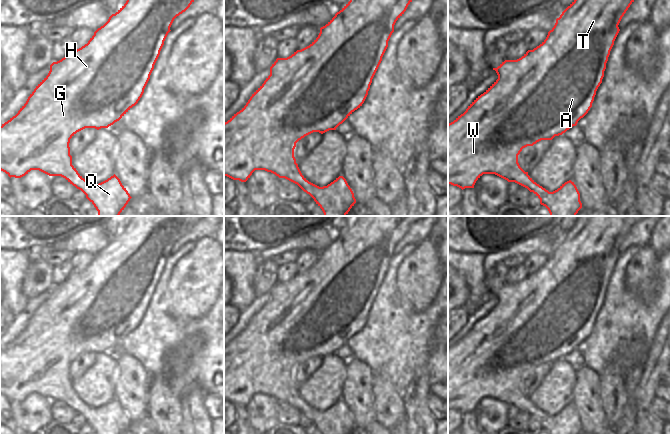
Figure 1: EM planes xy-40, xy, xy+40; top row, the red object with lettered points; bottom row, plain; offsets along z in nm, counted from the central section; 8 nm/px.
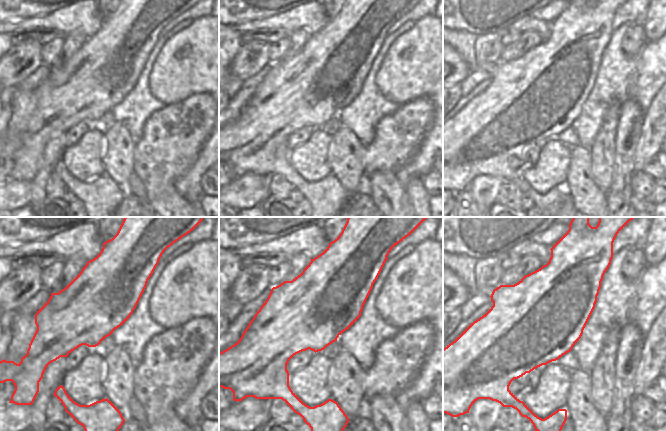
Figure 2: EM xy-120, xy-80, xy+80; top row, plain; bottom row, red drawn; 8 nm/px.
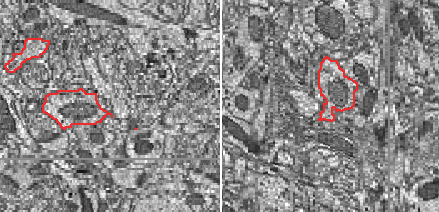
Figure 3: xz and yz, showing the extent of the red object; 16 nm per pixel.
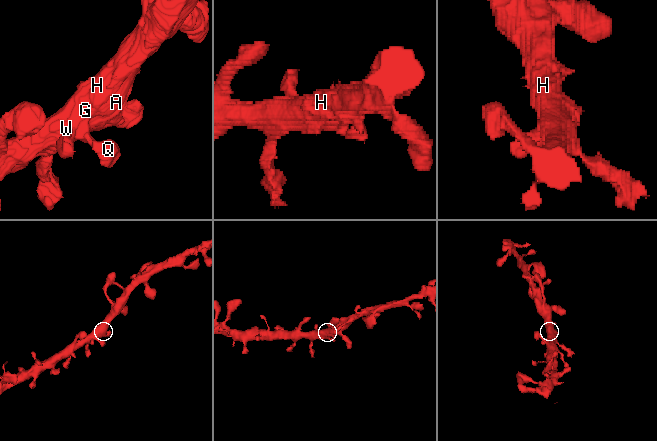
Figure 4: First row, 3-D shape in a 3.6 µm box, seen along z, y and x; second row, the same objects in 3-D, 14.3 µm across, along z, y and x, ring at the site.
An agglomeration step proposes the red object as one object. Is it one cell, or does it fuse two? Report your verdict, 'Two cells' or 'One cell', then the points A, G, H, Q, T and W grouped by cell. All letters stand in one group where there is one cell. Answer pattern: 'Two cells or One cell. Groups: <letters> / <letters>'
One cell. Groups: A G H Q T W

